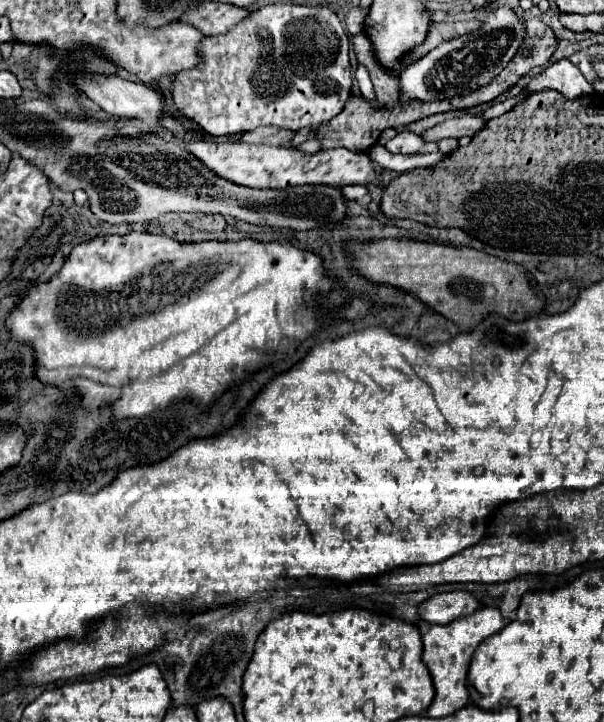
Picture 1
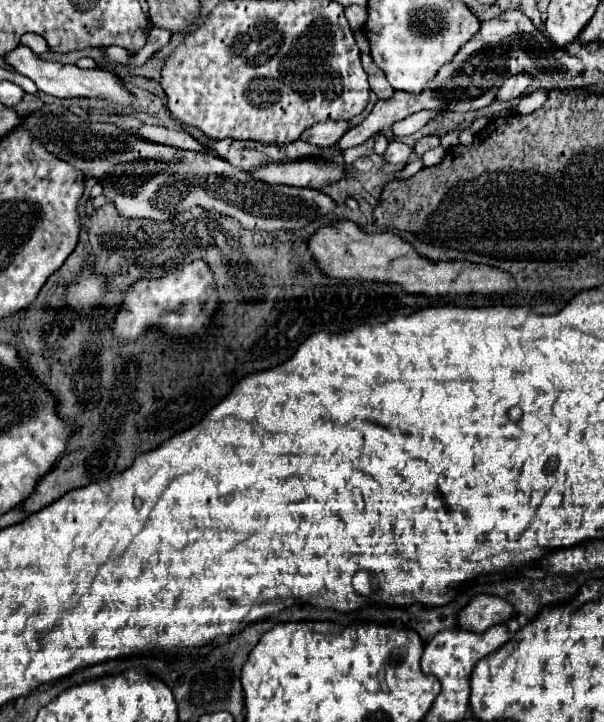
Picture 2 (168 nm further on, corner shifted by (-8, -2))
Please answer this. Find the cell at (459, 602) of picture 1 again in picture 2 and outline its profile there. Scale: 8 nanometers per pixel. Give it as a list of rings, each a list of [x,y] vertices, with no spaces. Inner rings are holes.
[[[475,595],[459,613],[457,625],[467,631],[481,633],[497,623],[507,623],[515,615],[509,601],[493,595]]]

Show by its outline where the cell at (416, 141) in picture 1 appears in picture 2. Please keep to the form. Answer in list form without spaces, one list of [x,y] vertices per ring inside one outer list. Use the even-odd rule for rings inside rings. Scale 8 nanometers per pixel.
[[[391,141],[383,157],[391,165],[405,165],[409,161],[411,153],[413,153],[411,145],[405,145],[405,143],[399,143],[399,141]]]

